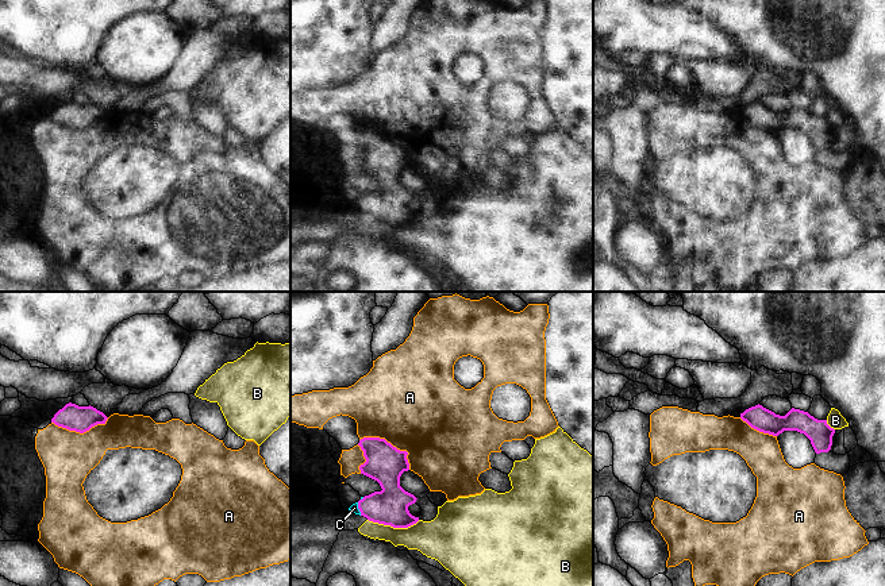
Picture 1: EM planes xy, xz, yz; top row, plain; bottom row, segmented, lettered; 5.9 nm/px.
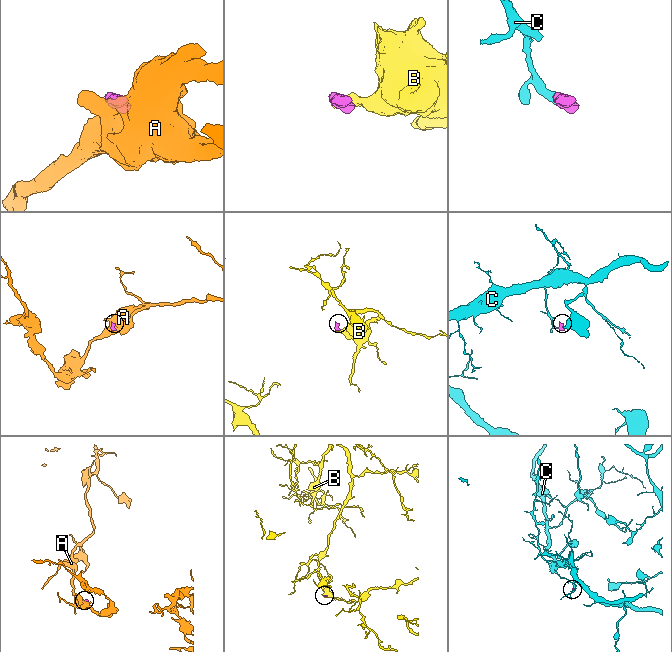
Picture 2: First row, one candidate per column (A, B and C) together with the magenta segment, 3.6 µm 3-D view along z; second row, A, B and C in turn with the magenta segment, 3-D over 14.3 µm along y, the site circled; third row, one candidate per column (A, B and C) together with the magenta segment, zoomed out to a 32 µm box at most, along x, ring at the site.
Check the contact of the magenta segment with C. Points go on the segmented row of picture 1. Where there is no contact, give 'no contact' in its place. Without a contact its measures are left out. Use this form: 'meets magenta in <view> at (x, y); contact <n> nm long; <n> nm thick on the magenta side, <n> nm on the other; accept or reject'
meets magenta in xz at (358, 508); contact 80 nm long; 220 nm thick on the magenta side, 50 nm on the other; accept

